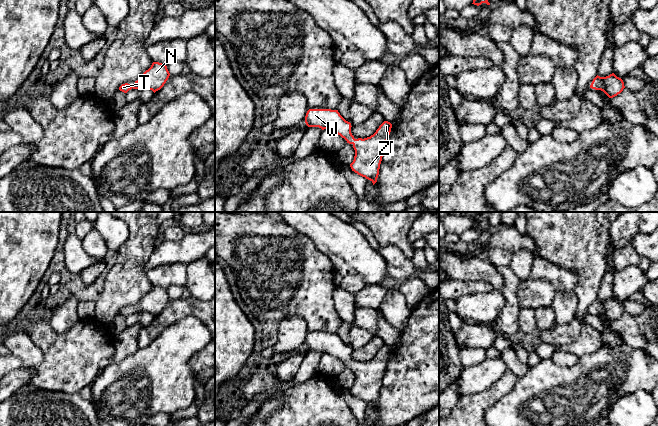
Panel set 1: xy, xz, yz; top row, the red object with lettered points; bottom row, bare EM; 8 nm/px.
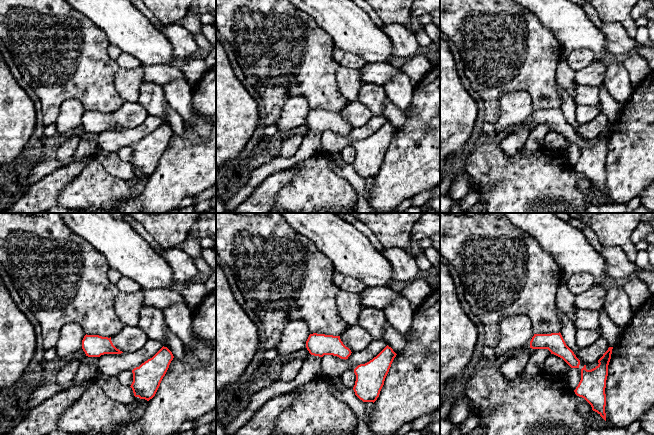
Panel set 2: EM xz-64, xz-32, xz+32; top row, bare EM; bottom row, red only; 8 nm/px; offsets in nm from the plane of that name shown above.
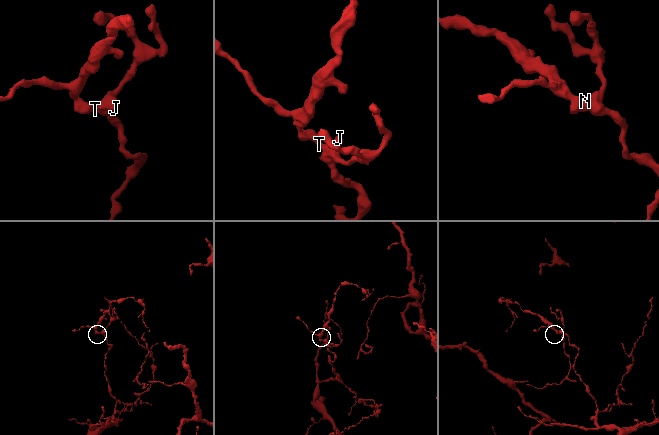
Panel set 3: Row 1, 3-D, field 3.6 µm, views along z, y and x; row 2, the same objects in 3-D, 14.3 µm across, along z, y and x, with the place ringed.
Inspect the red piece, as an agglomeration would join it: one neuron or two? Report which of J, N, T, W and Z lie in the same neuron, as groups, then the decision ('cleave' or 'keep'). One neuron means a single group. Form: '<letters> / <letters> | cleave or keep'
J N T W Z | keep

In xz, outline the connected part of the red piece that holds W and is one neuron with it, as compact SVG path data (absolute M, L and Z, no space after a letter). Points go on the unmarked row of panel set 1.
M309 333L305 340L308 351L328 353L352 368L355 374L352 395L370 404L373 409L377 406L380 388L385 370L391 356L392 348L384 345L376 356L367 362L355 363L351 357L351 347L346 345L338 336L331 333Z

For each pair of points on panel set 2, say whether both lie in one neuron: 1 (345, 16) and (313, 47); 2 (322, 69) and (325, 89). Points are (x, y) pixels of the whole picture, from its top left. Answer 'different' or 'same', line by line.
1: different
2: same

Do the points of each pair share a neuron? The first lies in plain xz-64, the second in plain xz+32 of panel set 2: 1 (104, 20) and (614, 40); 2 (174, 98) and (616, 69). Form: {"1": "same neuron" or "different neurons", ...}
{"1": "different neurons", "2": "same neuron"}

